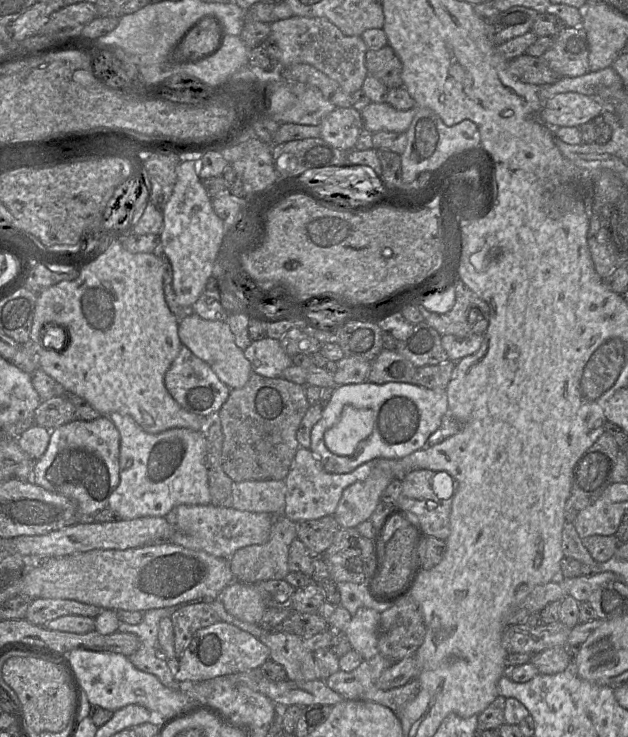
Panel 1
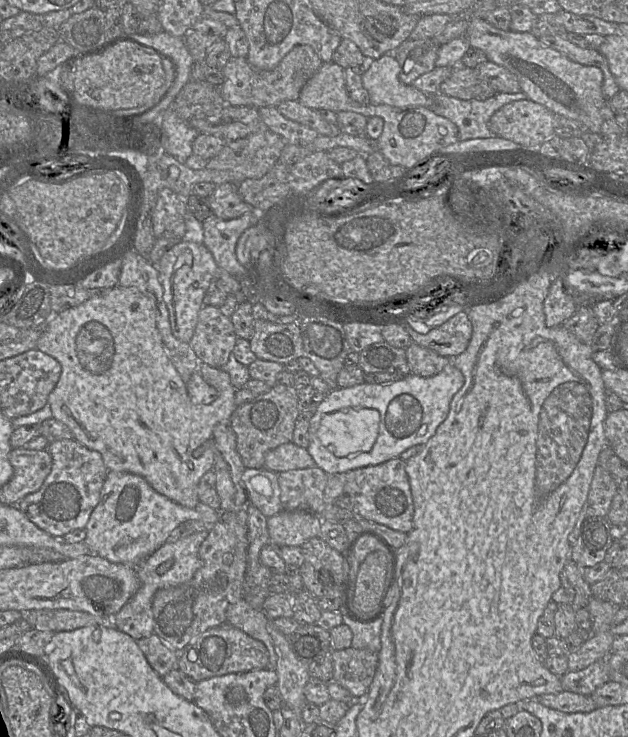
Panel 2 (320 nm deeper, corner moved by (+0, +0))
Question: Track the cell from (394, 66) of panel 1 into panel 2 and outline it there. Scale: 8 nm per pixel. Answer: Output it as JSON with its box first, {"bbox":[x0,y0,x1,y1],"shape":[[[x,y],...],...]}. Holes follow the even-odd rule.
{"bbox":[362,53,433,108],"shape":[[[389,53],[369,61],[362,73],[362,84],[369,94],[372,104],[384,104],[394,107],[422,106],[430,108],[433,95],[428,95],[412,85],[399,80],[400,67]]]}

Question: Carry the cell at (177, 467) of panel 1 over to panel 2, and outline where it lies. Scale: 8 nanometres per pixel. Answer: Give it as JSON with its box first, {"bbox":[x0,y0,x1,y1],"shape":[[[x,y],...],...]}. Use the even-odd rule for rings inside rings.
{"bbox":[84,471,201,567],"shape":[[[109,471],[100,500],[86,524],[84,543],[91,553],[110,562],[137,567],[158,550],[182,523],[201,519],[199,513],[158,493],[140,475]]]}

